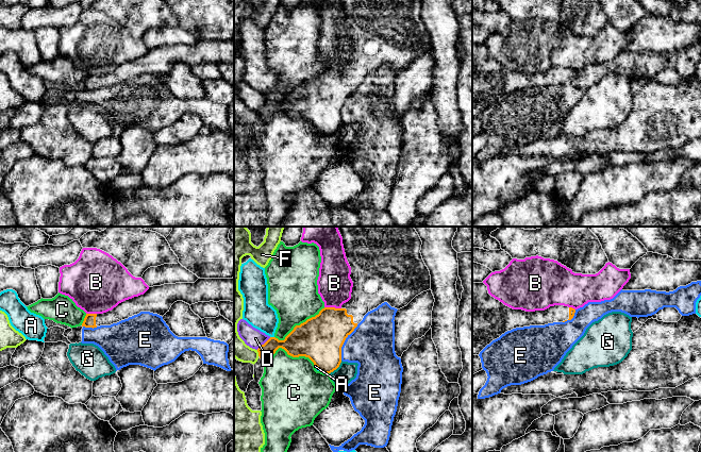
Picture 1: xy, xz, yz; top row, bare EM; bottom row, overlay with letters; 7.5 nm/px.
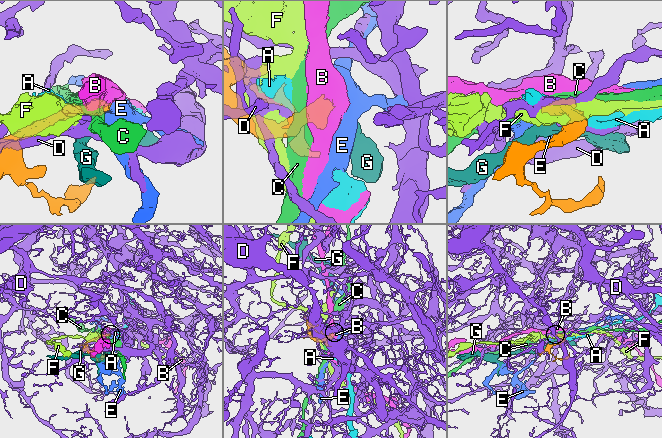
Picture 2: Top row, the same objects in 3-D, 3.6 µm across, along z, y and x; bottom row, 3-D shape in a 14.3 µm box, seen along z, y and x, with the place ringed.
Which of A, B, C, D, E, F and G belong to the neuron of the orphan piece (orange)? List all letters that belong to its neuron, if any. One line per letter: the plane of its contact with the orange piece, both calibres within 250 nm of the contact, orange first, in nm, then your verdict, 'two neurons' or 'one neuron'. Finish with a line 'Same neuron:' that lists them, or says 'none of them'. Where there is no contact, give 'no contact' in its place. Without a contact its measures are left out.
A: xz | 240/220 nm | two neurons
B: xz | 340/260 nm | two neurons
C: xz | 320/460 nm | two neurons
D: xz | 190/150 nm | two neurons
E: xz | 340/360 nm | two neurons
F: xz | 120/160 nm | two neurons
G: xz | 340/150 nm | two neurons
Same neuron: none of them

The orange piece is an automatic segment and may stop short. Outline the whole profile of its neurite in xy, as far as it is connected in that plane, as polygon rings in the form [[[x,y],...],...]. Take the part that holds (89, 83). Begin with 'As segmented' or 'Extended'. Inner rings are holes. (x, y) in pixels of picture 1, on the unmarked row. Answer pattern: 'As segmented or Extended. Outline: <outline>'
Extended. Outline: [[[198,40],[195,45],[164,46],[149,49],[138,58],[119,65],[103,76],[86,76],[82,88],[111,87],[140,73],[164,78],[177,63],[189,67],[198,64],[234,64],[234,40]]]

